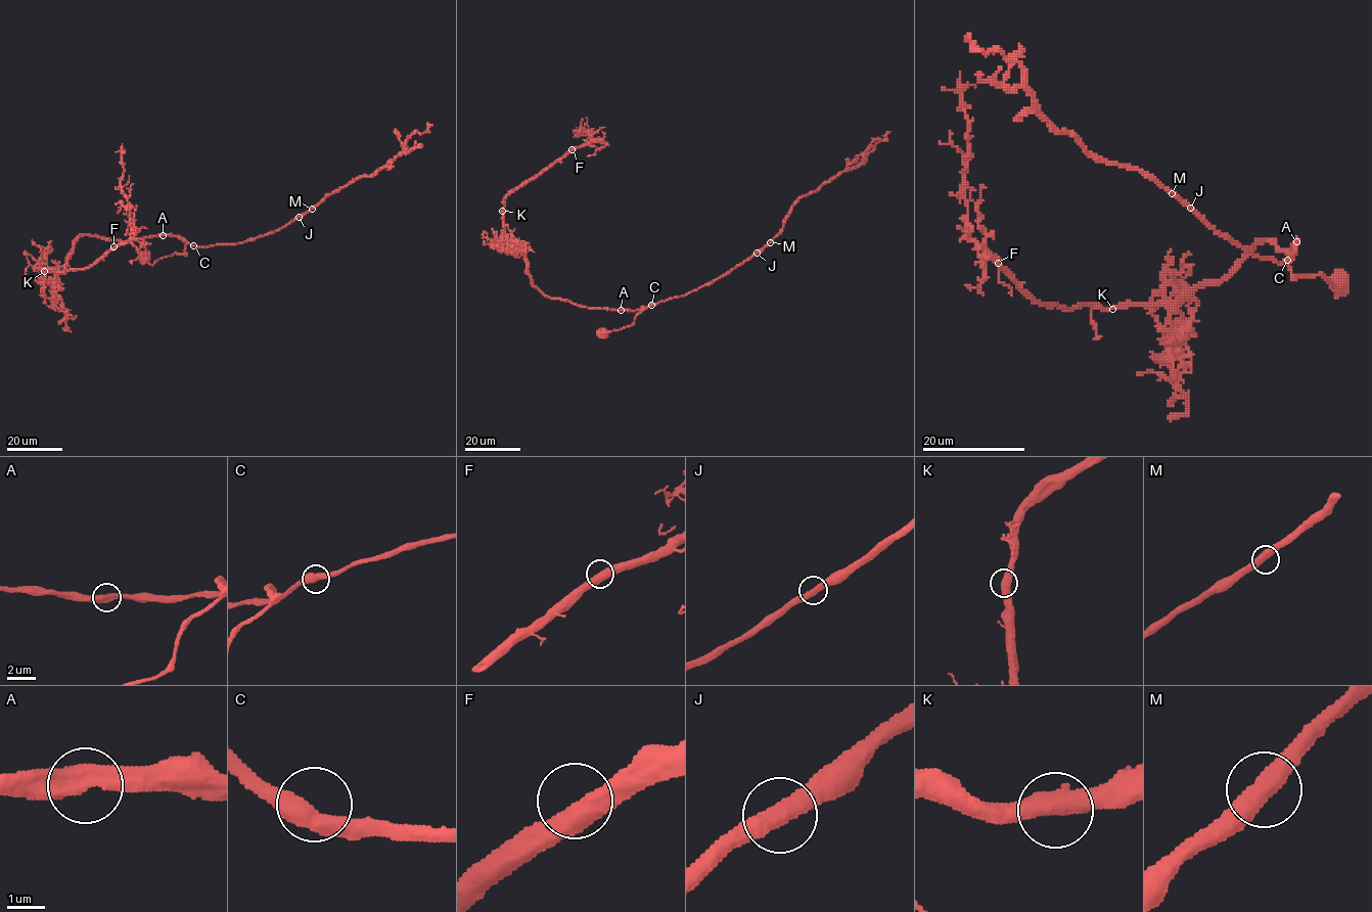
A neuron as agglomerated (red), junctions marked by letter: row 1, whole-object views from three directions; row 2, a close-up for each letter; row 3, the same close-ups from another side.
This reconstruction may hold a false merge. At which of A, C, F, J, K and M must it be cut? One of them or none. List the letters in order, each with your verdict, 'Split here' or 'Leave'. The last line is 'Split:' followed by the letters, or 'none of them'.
A: Leave
C: Leave
F: Leave
J: Leave
K: Leave
M: Leave
Split: none of them

